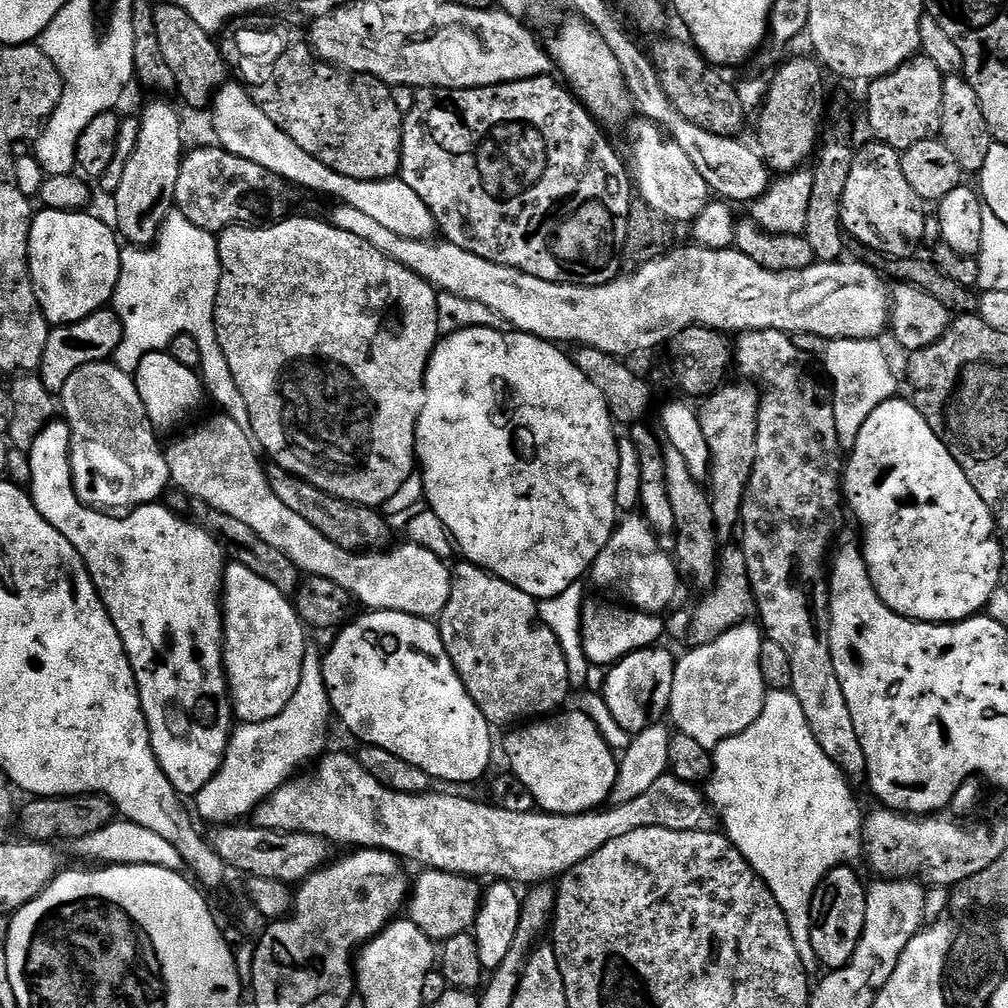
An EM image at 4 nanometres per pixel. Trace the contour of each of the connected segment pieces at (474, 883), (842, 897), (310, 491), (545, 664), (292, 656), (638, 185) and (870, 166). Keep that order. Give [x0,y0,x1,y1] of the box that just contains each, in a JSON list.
[[406,869,483,942],[810,866,866,970],[266,463,394,552],[438,562,572,726],[222,563,306,724],[630,119,710,222],[841,142,925,257]]

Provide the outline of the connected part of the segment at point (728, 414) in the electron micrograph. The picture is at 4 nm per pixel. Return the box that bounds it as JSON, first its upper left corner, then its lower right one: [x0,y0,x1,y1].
[698,382,761,541]

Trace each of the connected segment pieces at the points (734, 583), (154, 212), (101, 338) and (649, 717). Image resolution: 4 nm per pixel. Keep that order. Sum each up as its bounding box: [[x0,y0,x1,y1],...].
[[688,546,756,648],[114,100,186,246],[38,310,123,394],[602,646,676,733]]

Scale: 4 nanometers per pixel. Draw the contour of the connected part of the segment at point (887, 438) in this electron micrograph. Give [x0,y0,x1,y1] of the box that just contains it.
[842,398,1006,624]

